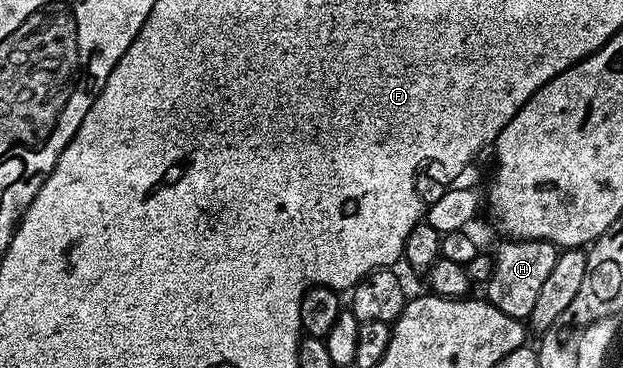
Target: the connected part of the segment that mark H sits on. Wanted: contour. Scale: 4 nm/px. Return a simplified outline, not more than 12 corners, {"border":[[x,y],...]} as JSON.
{"border":[[505,240],[484,297],[528,320],[559,250]]}

